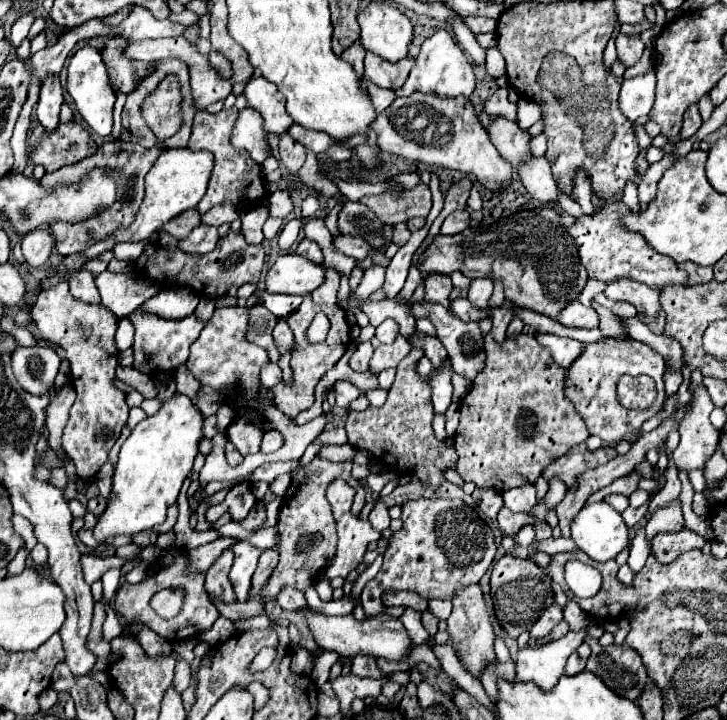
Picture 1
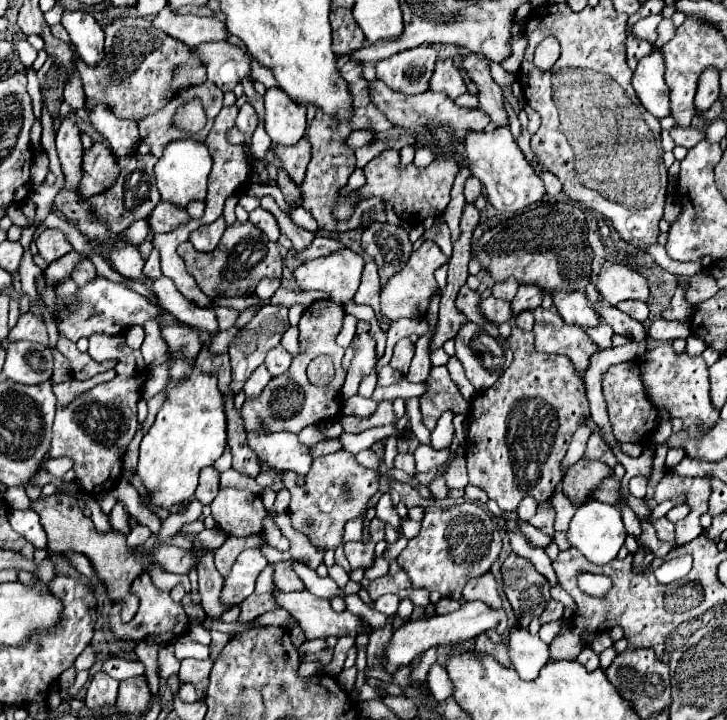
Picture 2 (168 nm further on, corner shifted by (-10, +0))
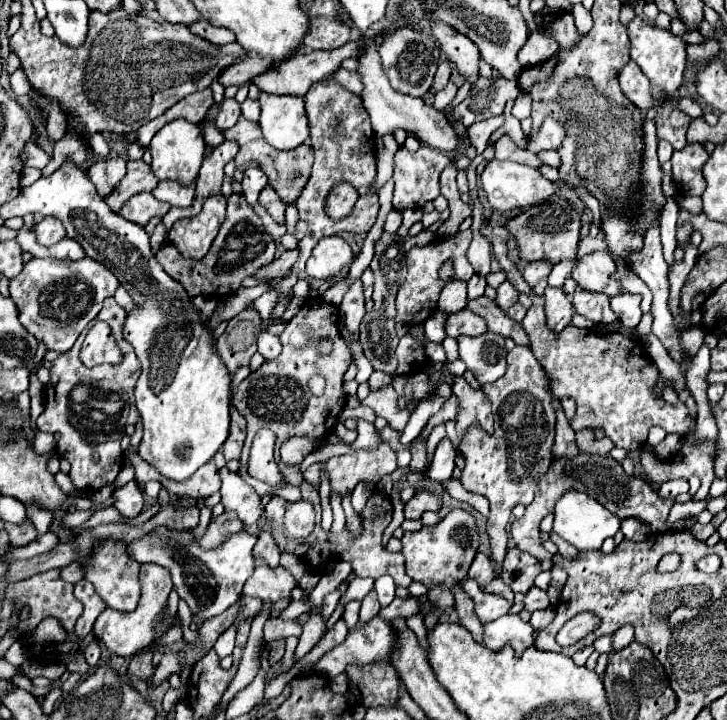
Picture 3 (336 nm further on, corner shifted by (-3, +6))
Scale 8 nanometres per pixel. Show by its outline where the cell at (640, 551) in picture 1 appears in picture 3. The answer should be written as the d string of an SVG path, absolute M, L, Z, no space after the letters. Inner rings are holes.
M683 479L665 481L665 483L659 487L659 495L661 495L661 497L677 497L679 493L689 493L689 483L683 481Z

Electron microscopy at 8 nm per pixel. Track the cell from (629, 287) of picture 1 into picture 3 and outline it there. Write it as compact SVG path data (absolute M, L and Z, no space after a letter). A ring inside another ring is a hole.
M595 251L591 255L585 255L577 259L571 277L577 281L577 285L585 291L605 293L609 297L615 297L623 293L619 281L615 279L615 263L611 261L611 255L607 251Z

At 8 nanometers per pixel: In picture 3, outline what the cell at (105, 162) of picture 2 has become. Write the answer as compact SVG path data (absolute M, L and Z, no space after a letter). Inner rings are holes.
M117 157L117 159L97 161L93 167L89 167L87 175L93 181L93 185L97 187L97 193L101 197L107 197L115 189L115 185L123 179L123 175L127 173L125 165L127 165L127 161Z

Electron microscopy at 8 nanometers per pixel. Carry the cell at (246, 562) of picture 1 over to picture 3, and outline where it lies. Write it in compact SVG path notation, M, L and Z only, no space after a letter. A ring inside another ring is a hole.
M161 525L151 533L127 543L127 555L131 555L139 563L155 563L169 569L179 597L189 605L193 615L207 621L239 601L243 583L247 581L247 577L251 577L255 569L251 553L255 541L257 535L243 531L225 537L225 541L217 549L205 551L191 531L177 531Z

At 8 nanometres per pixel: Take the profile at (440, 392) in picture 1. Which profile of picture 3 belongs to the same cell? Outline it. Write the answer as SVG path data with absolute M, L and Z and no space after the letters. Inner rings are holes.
M445 437L437 449L435 449L435 455L433 455L433 463L429 467L429 479L433 481L439 481L439 483L445 483L449 479L453 479L453 469L455 469L455 449L451 447L449 439Z

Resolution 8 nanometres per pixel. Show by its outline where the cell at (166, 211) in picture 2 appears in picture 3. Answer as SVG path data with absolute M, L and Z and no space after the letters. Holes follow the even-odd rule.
M139 193L121 207L121 217L145 227L151 217L163 217L169 209L171 205L163 201L155 201L151 193Z

